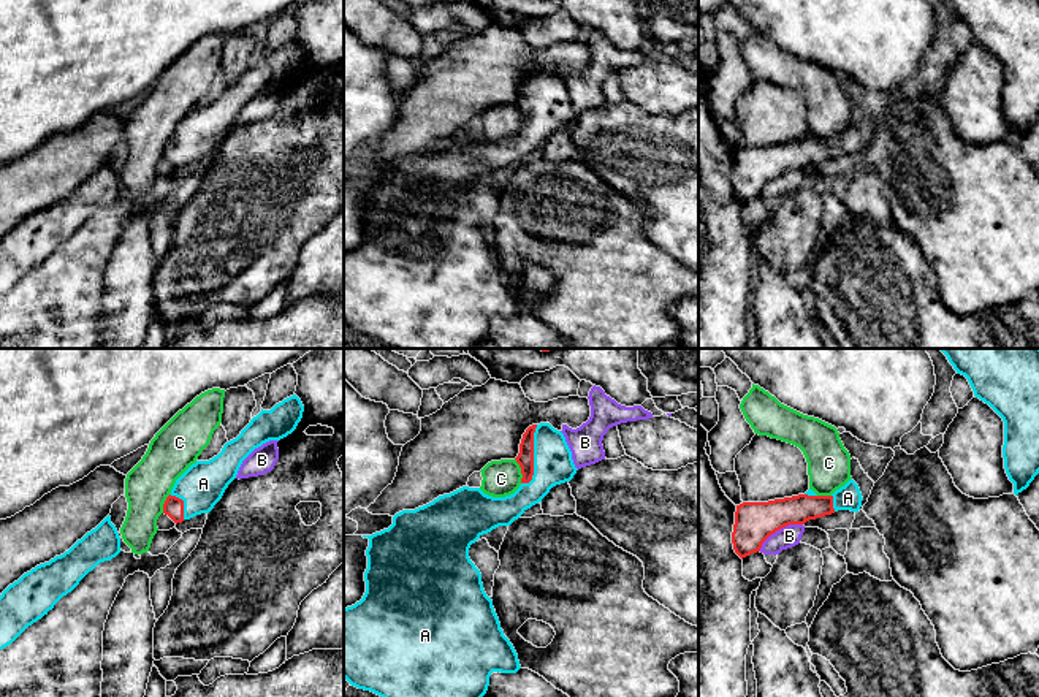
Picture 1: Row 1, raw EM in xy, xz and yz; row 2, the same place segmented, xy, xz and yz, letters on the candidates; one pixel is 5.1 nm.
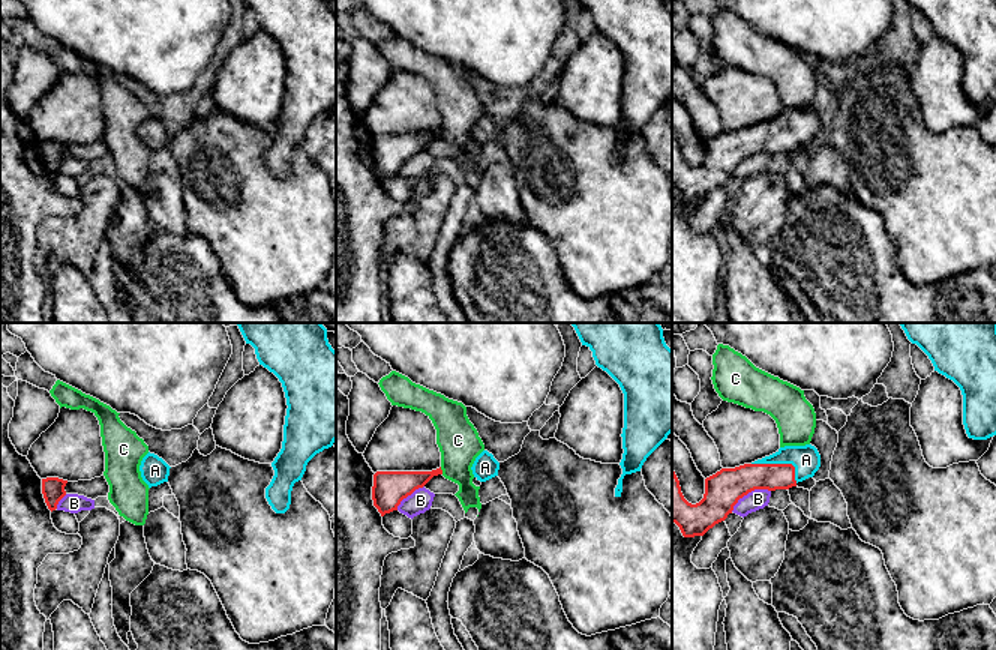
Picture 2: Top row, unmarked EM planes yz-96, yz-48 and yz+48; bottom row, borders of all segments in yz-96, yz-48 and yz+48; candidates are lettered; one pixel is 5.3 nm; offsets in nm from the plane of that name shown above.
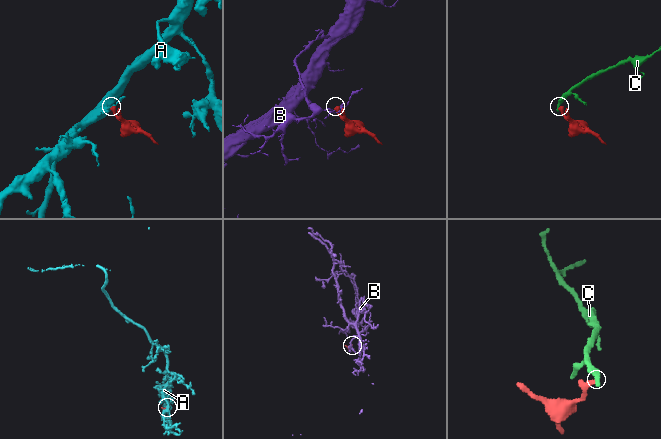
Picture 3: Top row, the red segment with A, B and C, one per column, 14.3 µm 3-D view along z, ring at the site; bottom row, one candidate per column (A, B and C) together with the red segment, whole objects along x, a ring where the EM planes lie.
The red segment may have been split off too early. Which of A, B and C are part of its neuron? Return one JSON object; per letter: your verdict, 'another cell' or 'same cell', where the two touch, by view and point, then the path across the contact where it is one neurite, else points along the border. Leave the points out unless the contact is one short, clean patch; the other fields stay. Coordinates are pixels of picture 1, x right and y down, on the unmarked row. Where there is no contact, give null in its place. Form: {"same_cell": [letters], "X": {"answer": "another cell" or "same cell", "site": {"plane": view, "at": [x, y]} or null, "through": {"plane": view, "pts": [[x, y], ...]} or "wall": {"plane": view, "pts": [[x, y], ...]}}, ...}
{"same_cell": ["A"], "A": {"answer": "same cell", "site": {"plane": "xz", "at": [532, 102]}}, "B": {"answer": "another cell", "site": {"plane": "yz", "at": [778, 175]}, "wall": {"plane": "yz", "pts": [[802, 168], [789, 168], [776, 175], [759, 195]]}}, "C": {"answer": "another cell", "site": {"plane": "xz", "at": [521, 116]}, "wall": {"plane": "xz", "pts": [[515, 103], [521, 127]]}}}

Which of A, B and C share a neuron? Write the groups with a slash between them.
A / B / C

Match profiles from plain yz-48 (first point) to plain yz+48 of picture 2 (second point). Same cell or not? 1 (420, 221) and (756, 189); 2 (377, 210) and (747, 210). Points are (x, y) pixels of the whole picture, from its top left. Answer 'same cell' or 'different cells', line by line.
1: same cell
2: different cells

